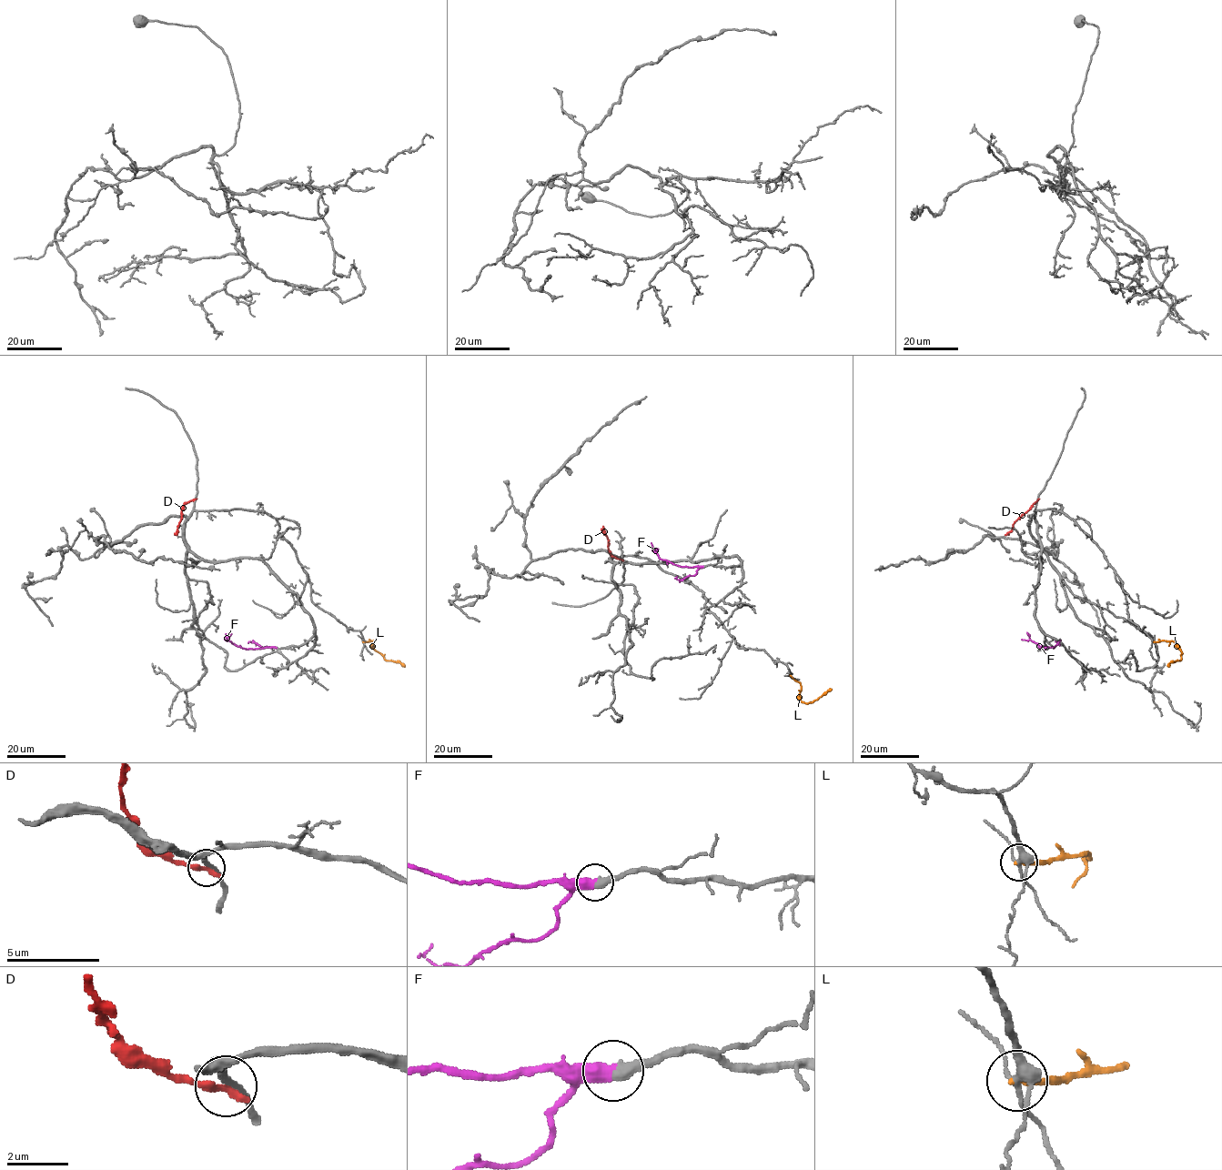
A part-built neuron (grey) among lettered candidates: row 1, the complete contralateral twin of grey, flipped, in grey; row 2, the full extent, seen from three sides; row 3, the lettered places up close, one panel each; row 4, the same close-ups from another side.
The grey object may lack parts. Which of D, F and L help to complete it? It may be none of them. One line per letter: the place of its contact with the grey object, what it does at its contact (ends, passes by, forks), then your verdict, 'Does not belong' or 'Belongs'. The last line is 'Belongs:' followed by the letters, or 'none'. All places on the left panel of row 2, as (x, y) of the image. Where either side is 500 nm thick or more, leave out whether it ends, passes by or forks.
D: Touches grey at (195, 499). It ends there. Does not belong
F: Touches grey at (276, 648). It ends there. Belongs
L: Touches grey at (363, 641). It ends there. Does not belong
Belongs: F

